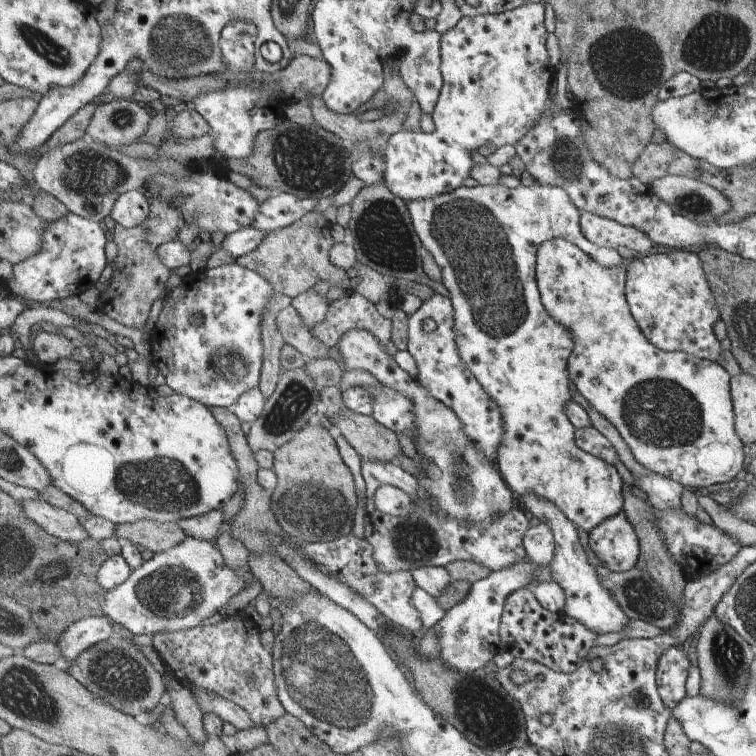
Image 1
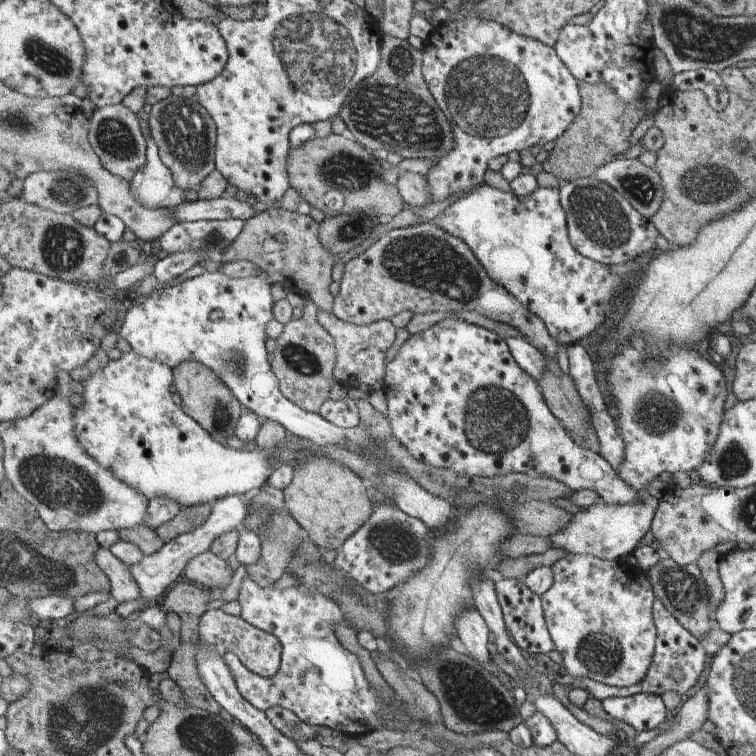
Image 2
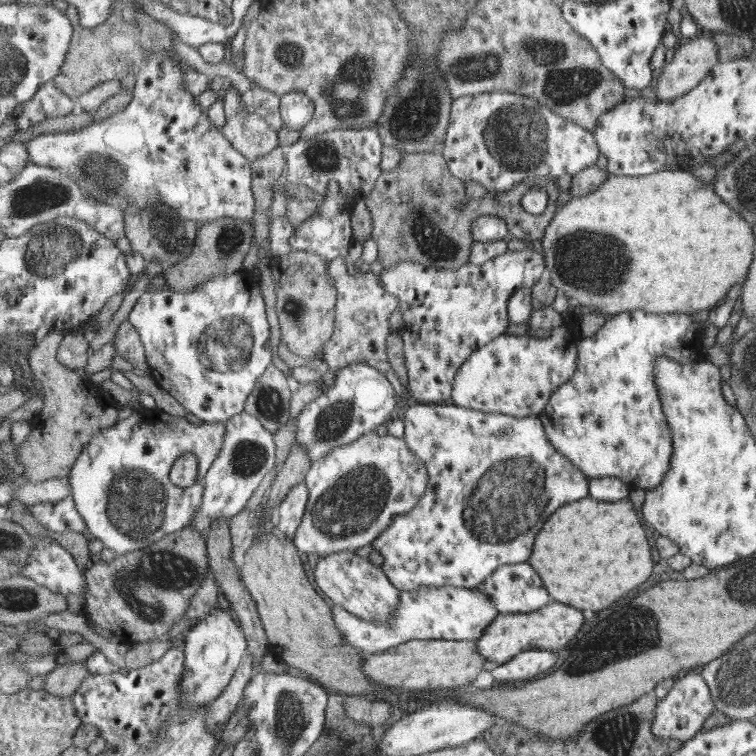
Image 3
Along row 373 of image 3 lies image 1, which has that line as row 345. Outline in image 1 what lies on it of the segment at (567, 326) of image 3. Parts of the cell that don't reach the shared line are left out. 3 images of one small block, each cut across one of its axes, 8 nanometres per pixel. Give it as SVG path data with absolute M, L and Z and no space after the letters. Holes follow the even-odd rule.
M536 182L532 186L519 186L517 188L505 188L505 186L496 185L477 185L474 188L467 188L467 186L460 187L458 190L447 195L440 195L431 199L424 199L421 201L407 202L408 208L412 217L414 230L417 232L419 239L422 241L423 247L431 253L436 264L442 270L442 282L449 290L450 300L454 304L454 312L456 319L456 340L458 342L458 350L462 354L463 361L467 367L475 374L479 383L486 388L487 392L492 398L497 400L499 407L502 408L504 422L506 423L506 434L502 446L500 447L500 456L498 457L497 468L499 468L502 478L509 486L510 490L518 494L519 497L527 497L528 495L536 495L537 497L546 499L552 504L555 504L579 529L587 531L589 534L598 528L604 521L620 514L624 508L624 484L614 465L608 464L605 460L598 458L597 455L591 455L585 450L582 450L576 442L576 427L566 414L566 405L573 401L571 398L571 388L569 388L570 375L568 374L568 362L571 354L575 349L574 336L569 327L563 326L562 323L554 320L554 317L547 311L547 308L542 304L541 295L538 286L537 265L538 252L537 250L549 240L553 238L566 239L579 246L583 252L589 254L599 265L606 268L626 267L628 260L623 259L623 256L613 247L599 247L593 242L590 242L585 235L582 234L582 227L580 226L580 210L572 202L570 195L560 187L541 185Z

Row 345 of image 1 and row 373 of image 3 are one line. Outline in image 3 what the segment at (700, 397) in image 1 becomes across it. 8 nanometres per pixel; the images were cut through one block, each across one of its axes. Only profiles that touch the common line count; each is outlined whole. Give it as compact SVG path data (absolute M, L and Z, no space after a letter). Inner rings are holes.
M633 310L631 312L612 315L612 318L607 320L603 326L600 327L600 330L592 335L591 338L584 338L580 343L578 370L569 381L556 390L551 396L550 403L545 406L545 411L539 414L539 417L543 420L543 424L545 424L547 436L551 438L551 444L559 450L559 454L563 454L565 458L569 458L569 460L573 462L573 466L579 471L582 471L589 479L616 477L622 482L633 486L633 488L642 488L646 492L651 490L653 486L659 484L659 482L662 481L663 474L666 474L666 470L668 470L668 466L670 466L671 449L673 448L671 448L671 430L670 427L667 426L666 416L662 413L662 406L656 394L657 388L655 388L654 361L657 356L666 356L666 358L671 358L674 362L682 364L682 366L701 362L700 342L689 342L689 340L697 340L699 330L697 330L695 326L699 326L701 317L702 316L699 315L679 314L677 312L671 312L669 314L651 314L646 310Z

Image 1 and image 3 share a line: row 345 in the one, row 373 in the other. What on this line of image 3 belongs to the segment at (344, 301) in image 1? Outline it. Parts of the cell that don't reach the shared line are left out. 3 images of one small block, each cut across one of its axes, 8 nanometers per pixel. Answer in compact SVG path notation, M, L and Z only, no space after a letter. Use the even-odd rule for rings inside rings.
M338 259L330 263L329 274L335 280L338 291L336 306L336 327L331 341L327 342L322 359L327 363L328 371L322 376L325 389L333 386L341 371L354 363L366 363L379 370L393 384L397 396L406 394L406 388L399 382L388 358L388 336L391 335L391 314L399 309L399 298L387 291L381 283L378 271L349 275L345 260Z

